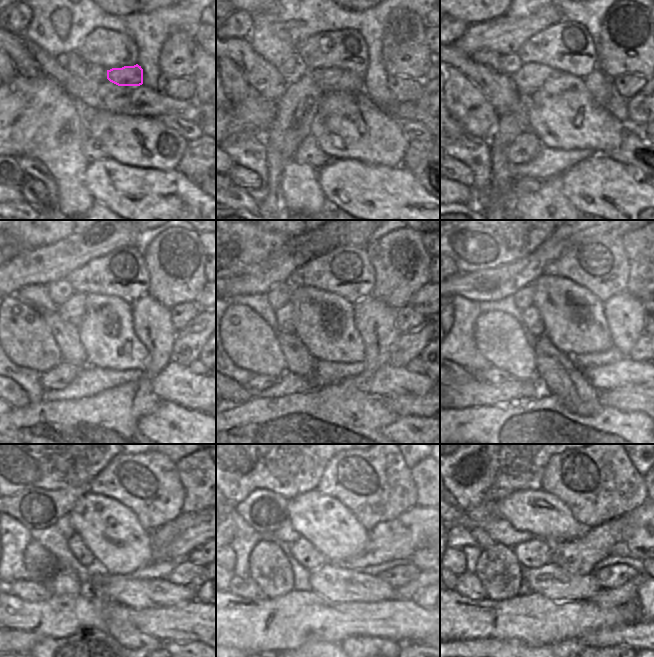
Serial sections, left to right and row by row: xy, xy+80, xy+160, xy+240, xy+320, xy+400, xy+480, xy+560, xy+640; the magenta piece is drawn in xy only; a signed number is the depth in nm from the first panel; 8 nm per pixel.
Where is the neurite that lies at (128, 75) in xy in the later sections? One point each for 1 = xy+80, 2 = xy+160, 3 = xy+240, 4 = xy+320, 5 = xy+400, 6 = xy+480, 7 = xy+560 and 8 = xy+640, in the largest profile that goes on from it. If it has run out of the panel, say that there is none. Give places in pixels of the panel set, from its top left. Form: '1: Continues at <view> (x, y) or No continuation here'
1: Continues at xy+80 (328, 79)
2: Continues at xy+160 (530, 77)
3: Continues at xy+240 (72, 310)
4: Continues at xy+320 (287, 316)
5: Continues at xy+400 (531, 321)
6: Continues at xy+480 (75, 543)
7: Continues at xy+560 (302, 550)
8: Continues at xy+640 (535, 553).

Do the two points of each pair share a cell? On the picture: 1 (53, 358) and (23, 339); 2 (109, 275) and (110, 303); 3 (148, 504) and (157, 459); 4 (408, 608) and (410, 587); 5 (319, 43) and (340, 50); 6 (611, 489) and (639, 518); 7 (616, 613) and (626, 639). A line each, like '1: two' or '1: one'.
1: one
2: two
3: one
4: two
5: one
6: two
7: two

